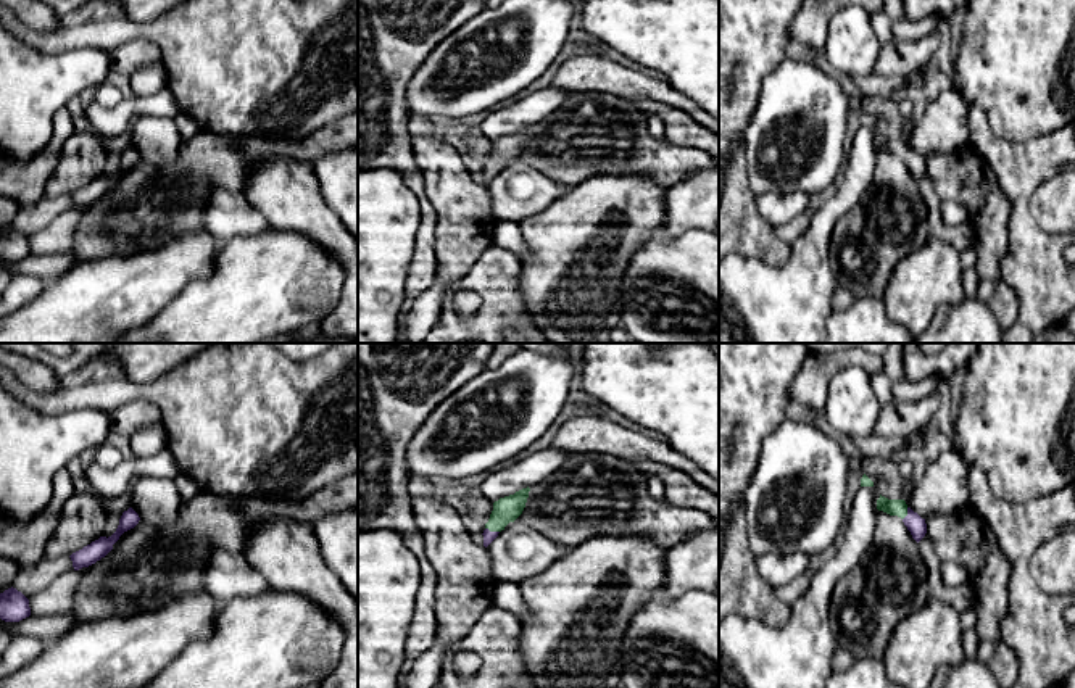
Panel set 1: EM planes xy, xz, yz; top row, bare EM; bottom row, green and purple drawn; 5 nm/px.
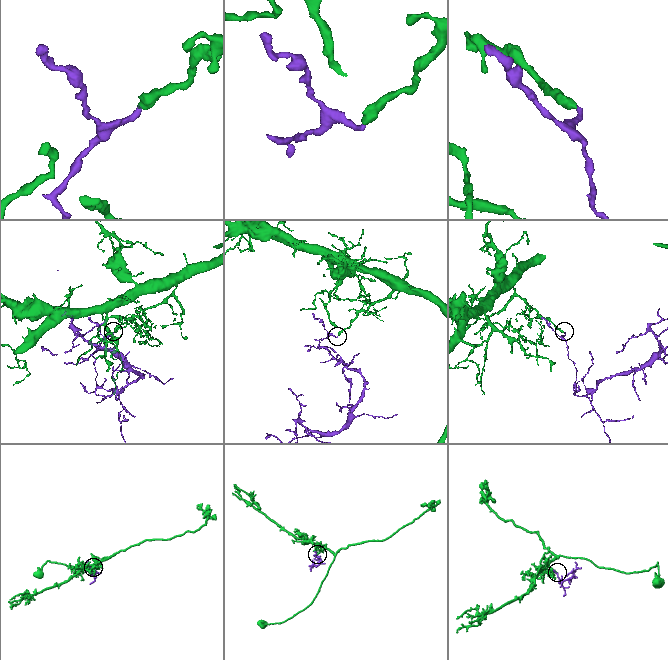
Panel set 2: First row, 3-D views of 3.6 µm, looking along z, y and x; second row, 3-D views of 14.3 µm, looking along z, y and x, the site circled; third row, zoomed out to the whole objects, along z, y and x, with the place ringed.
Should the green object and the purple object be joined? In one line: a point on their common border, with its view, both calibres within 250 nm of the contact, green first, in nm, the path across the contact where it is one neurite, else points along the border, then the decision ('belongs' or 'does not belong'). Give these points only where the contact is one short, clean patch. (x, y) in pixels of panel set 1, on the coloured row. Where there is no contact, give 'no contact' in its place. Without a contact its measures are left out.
xz (492, 530) | 130/60 nm | across xz (506, 509), (492, 530), (489, 537) | belongs

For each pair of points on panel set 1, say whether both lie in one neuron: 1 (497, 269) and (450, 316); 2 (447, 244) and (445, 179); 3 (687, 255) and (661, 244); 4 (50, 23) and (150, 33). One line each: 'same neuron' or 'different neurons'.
1: same neuron
2: same neuron
3: same neuron
4: different neurons

